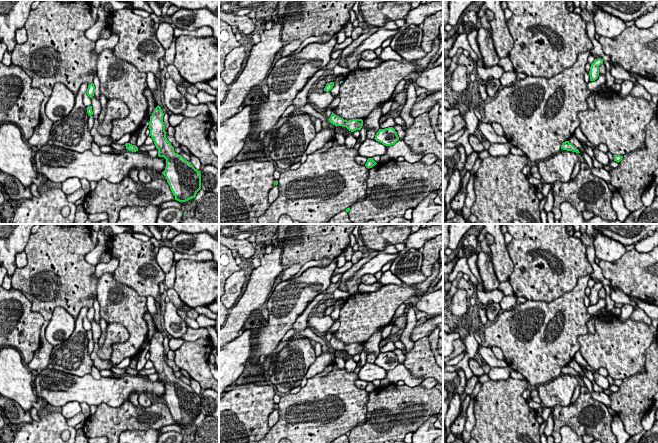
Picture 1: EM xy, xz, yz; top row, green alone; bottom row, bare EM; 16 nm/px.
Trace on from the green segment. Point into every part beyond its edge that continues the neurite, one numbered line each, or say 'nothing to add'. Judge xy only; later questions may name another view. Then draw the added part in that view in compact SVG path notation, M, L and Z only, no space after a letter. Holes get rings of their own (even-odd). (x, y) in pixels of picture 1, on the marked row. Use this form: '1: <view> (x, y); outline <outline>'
nothing to add

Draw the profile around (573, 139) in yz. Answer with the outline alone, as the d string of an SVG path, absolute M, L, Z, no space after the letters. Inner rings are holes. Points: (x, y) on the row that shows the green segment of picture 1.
M573 135L568 141L579 150L581 156L584 158L588 166L590 168L594 168L592 158L585 152L583 145L577 140L577 138Z

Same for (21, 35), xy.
M25 27L16 30L15 37L17 44L23 44L27 40L27 32Z

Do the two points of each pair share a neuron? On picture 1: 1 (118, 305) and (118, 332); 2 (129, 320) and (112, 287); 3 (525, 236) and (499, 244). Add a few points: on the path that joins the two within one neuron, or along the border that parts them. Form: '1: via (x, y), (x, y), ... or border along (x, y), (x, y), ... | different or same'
1: border along (108, 323), (120, 323), (127, 330), (129, 338) | different
2: via (129, 312), (112, 295) | same
3: border along (505, 246), (514, 268) | different

